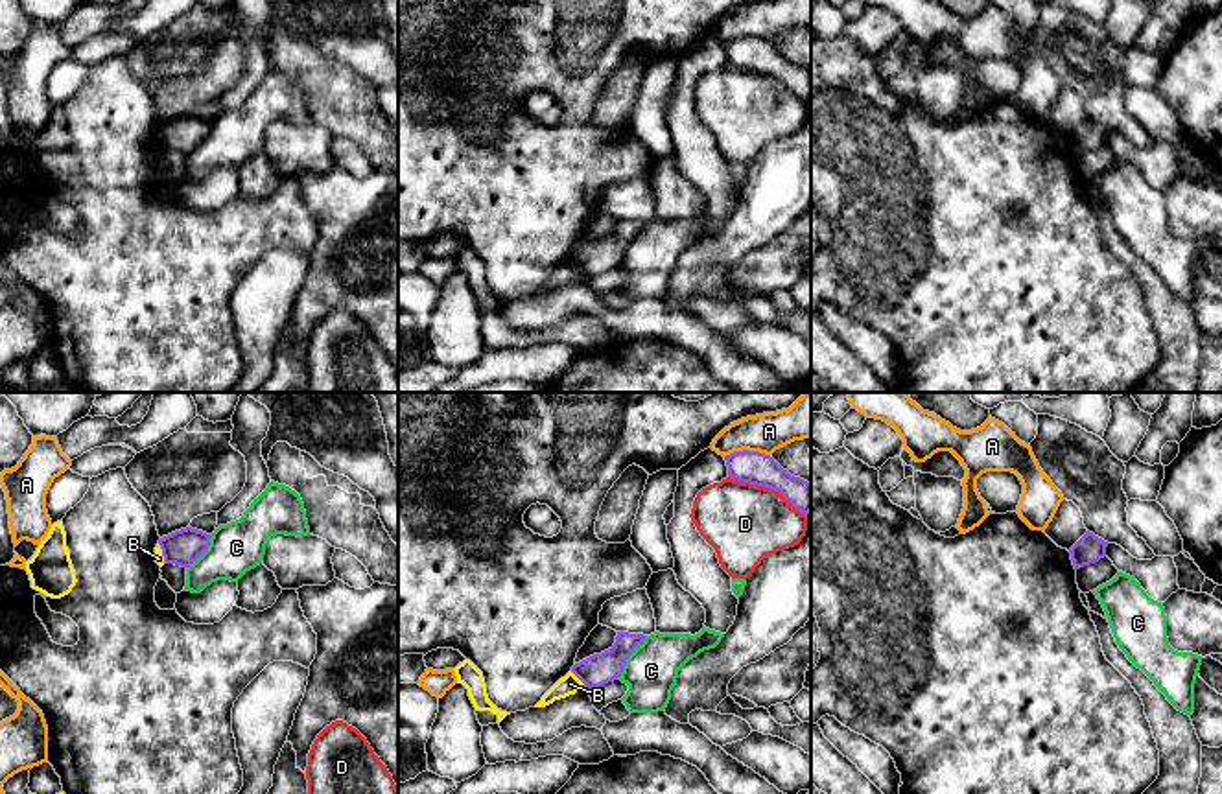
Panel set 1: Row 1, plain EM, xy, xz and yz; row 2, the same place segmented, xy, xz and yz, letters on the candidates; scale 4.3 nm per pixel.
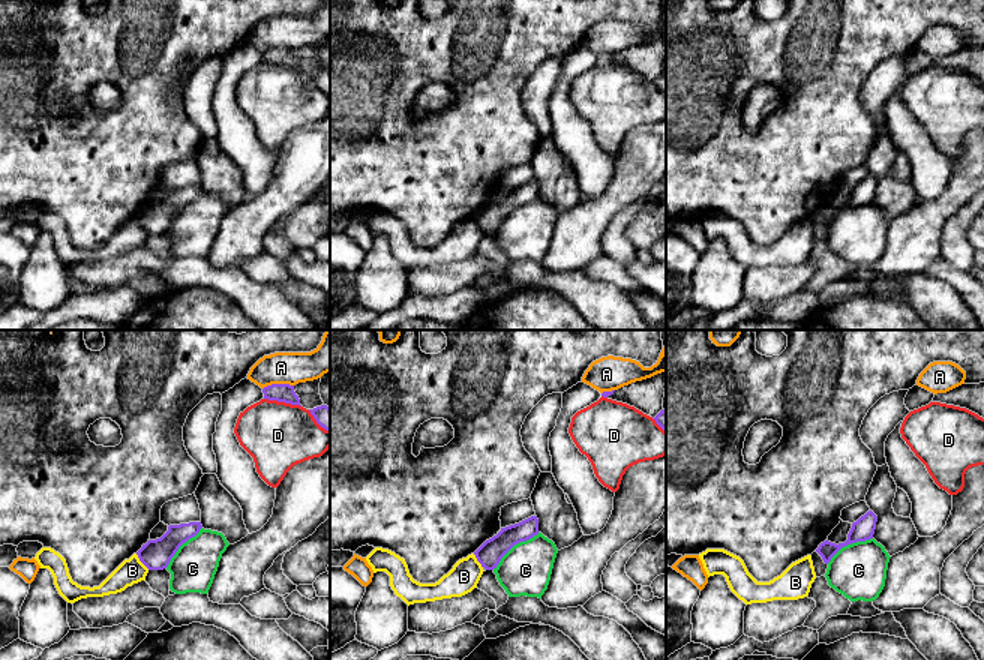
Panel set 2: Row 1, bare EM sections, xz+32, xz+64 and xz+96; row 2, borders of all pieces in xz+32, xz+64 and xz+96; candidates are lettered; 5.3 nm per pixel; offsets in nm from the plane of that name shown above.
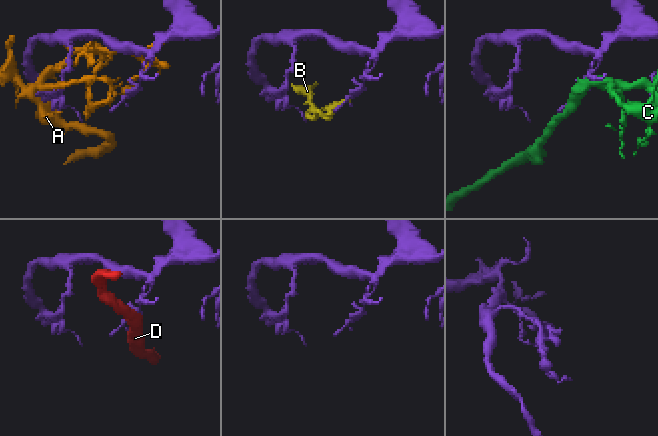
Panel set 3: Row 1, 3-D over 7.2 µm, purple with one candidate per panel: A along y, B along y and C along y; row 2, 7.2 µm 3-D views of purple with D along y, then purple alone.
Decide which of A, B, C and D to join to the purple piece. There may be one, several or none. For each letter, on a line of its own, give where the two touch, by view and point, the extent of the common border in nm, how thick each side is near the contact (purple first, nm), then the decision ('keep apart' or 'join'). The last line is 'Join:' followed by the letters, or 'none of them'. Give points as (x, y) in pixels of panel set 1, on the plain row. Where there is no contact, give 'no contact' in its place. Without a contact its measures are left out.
A: contact xz (747, 37); length 200 nm; calibres 140 and 170 nm; keep apart
B: contact xz (577, 264); length 90 nm; calibres 140 and 90 nm; keep apart
C: contact xz (629, 242); length 220 nm; calibres 140 and 240 nm; keep apart
D: contact xz (767, 74); length 380 nm; calibres 140 and 340 nm; keep apart
Join: none of them

